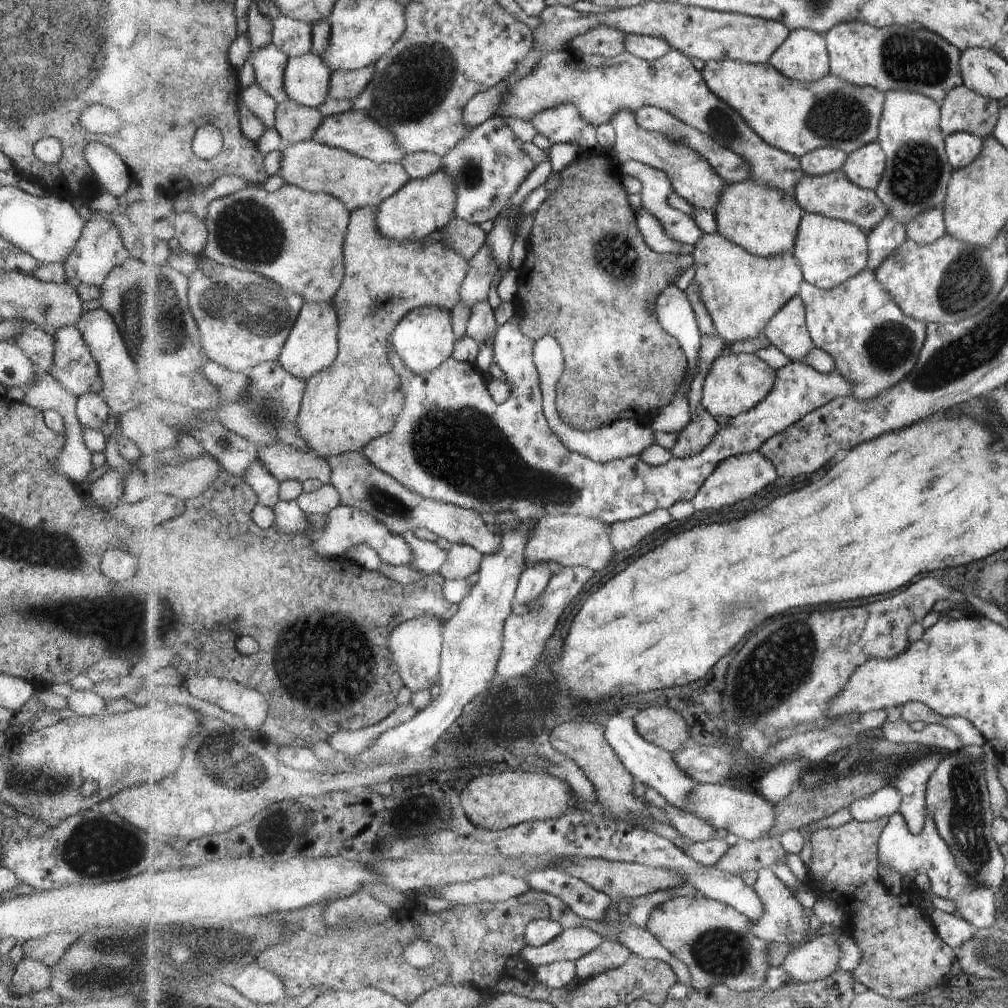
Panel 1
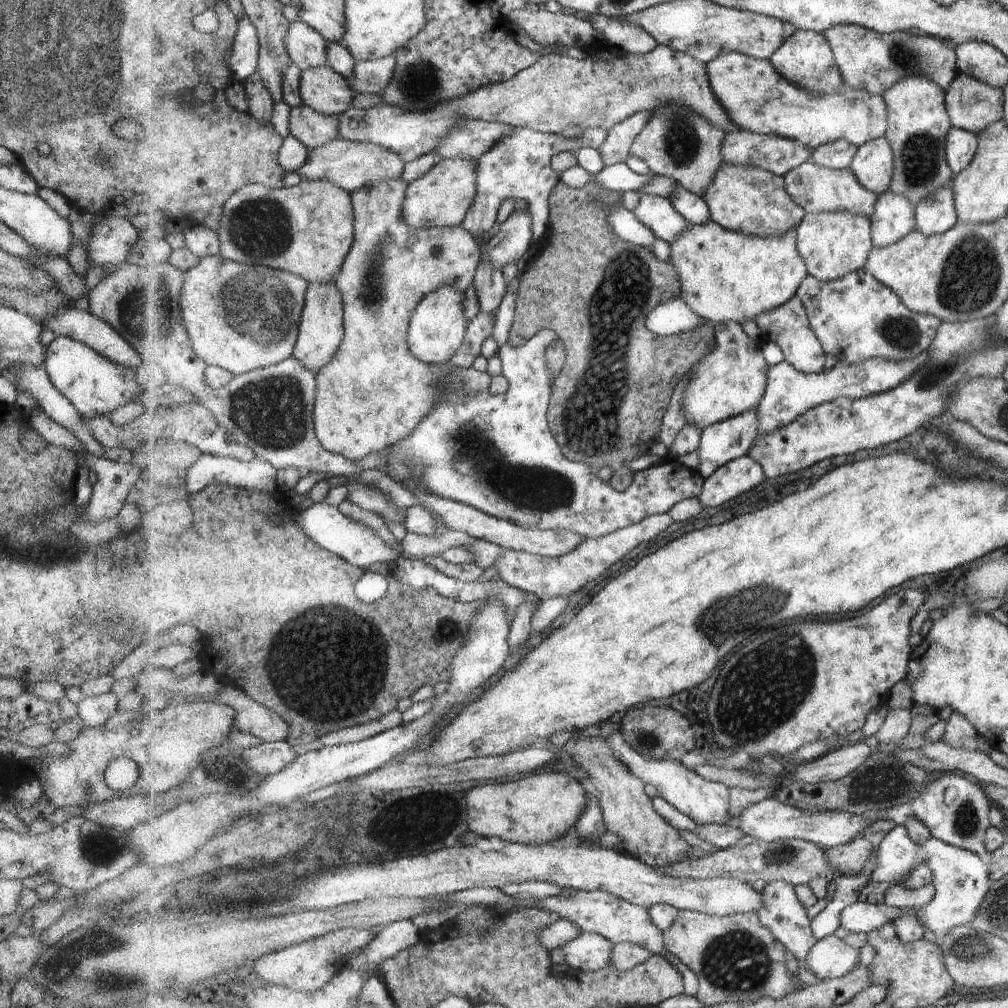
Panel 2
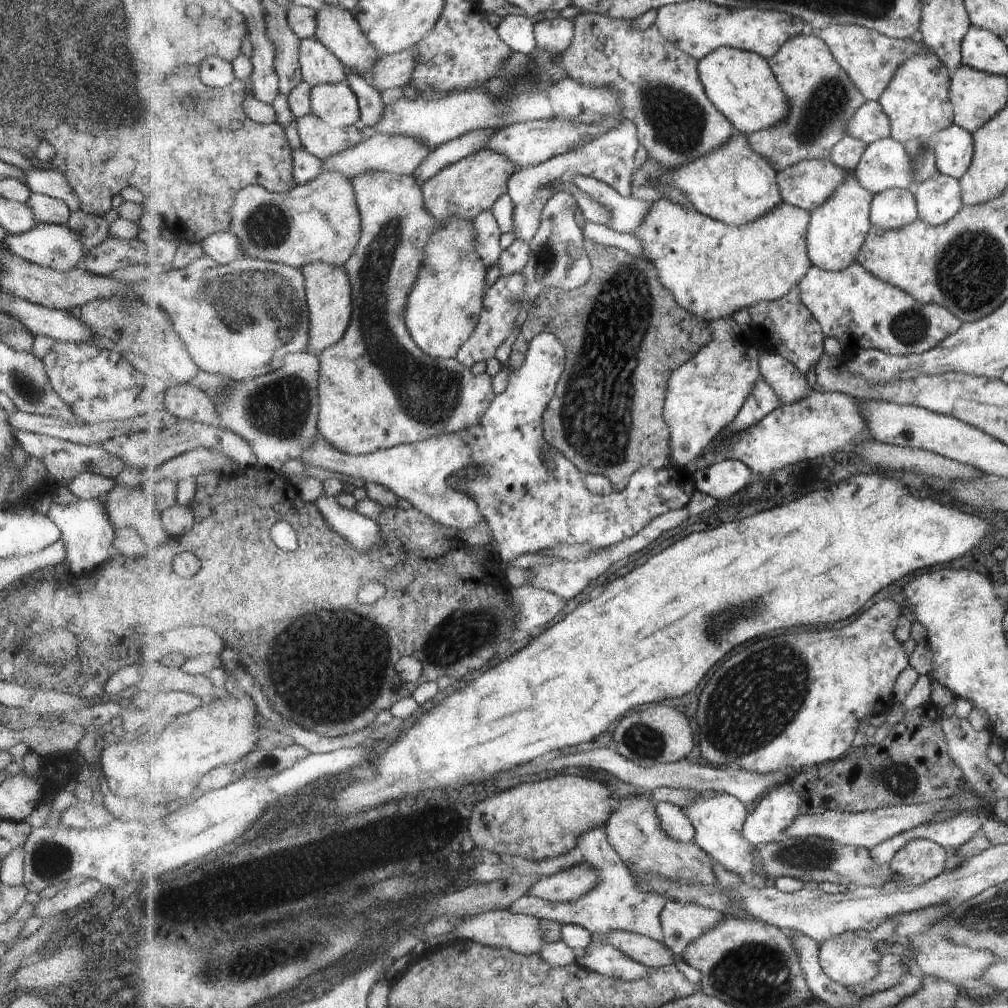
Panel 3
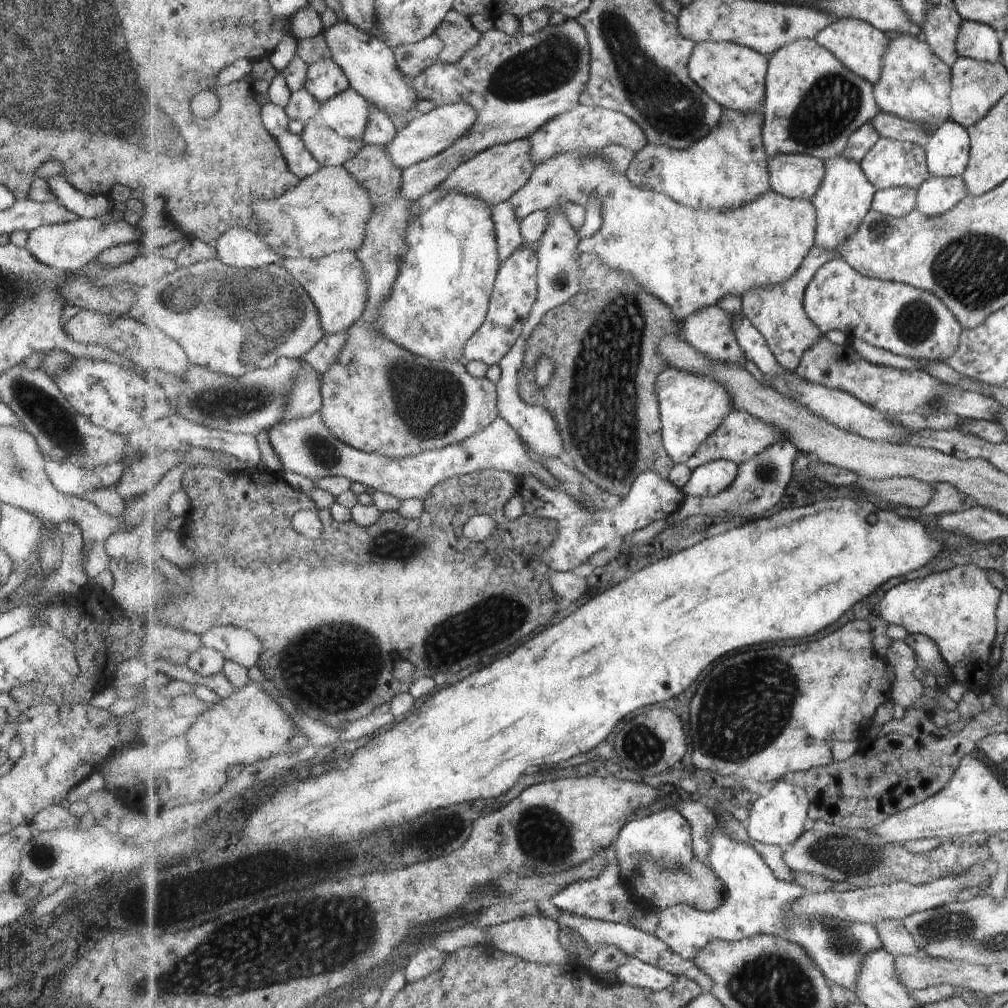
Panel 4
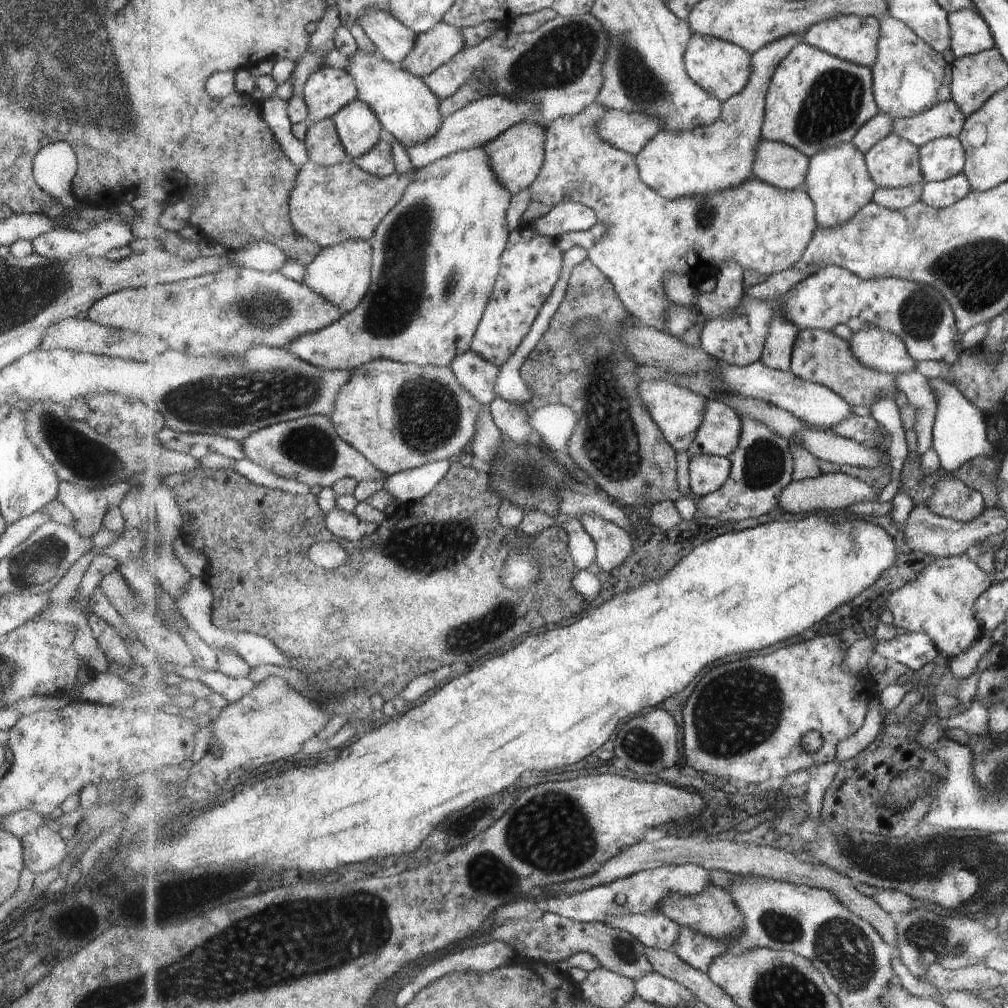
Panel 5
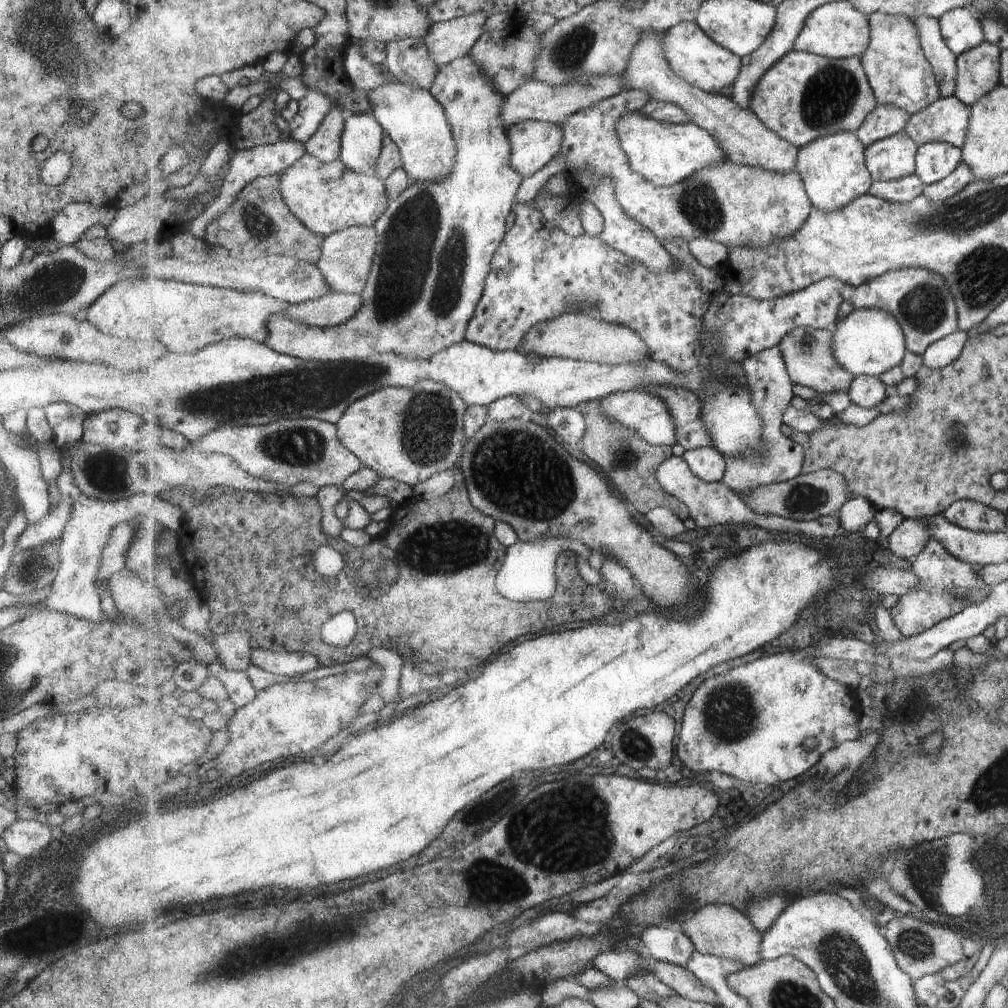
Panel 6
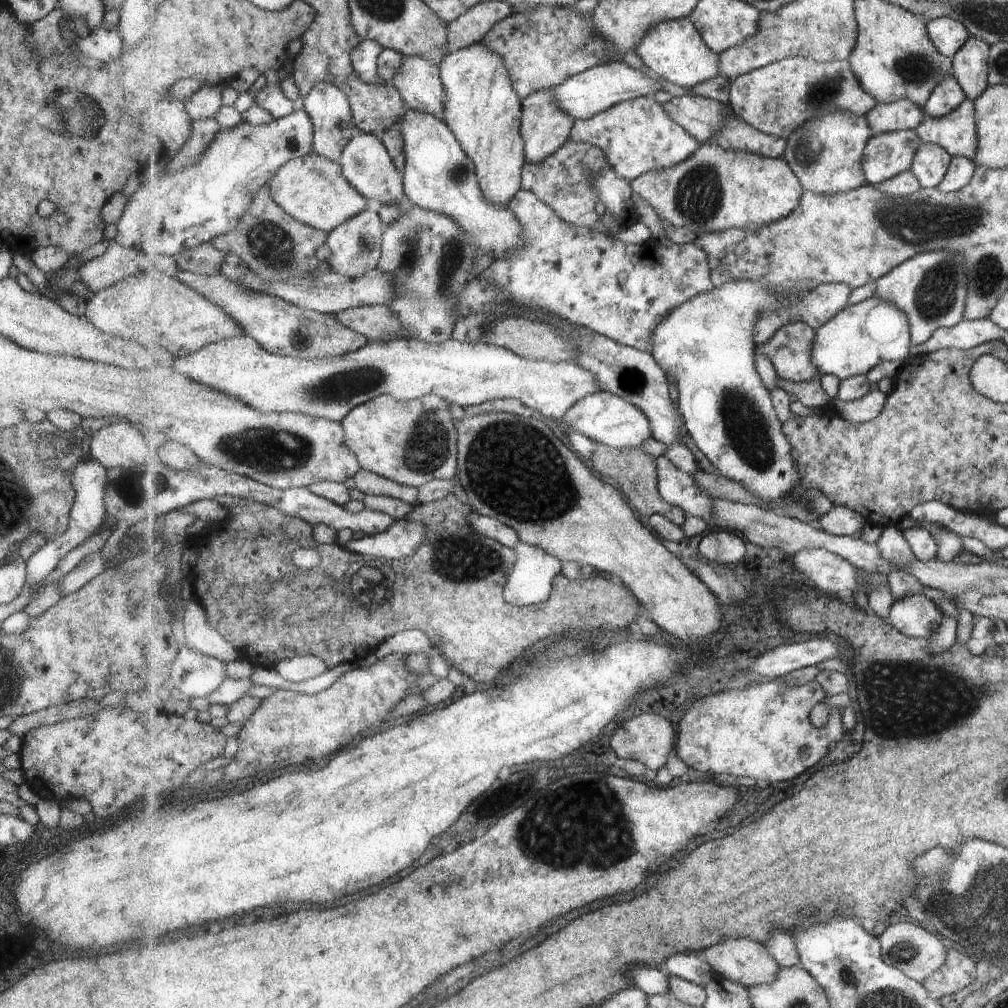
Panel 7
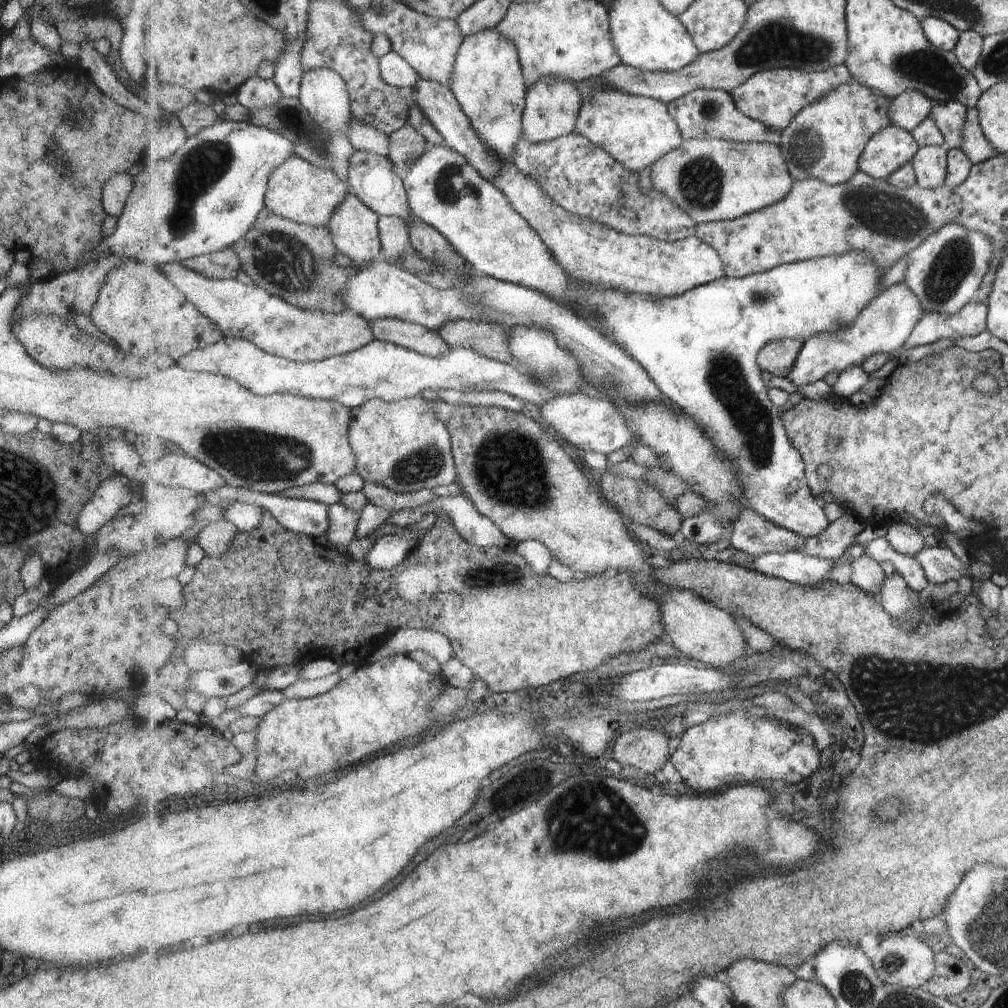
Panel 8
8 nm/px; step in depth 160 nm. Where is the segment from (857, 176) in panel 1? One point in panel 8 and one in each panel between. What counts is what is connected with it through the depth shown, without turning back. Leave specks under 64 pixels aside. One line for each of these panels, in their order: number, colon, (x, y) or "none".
2: (873, 165)
3: (886, 165)
4: (890, 164)
5: (894, 162)
6: (893, 158)
7: (887, 155)
8: (891, 149)

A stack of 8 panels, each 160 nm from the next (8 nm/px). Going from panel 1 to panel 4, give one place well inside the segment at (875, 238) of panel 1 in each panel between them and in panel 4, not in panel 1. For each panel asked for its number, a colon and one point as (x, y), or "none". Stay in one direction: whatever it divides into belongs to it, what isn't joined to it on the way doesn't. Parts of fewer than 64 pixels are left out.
2: (894, 218)
3: (894, 209)
4: (898, 202)

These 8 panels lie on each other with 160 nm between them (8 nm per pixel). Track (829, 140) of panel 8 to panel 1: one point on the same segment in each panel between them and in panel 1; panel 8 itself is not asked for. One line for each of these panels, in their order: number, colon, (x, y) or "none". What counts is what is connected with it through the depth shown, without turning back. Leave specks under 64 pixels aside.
1: (830, 251)
2: (833, 244)
3: (837, 231)
4: (846, 195)
5: (838, 182)
6: (834, 169)
7: (827, 152)

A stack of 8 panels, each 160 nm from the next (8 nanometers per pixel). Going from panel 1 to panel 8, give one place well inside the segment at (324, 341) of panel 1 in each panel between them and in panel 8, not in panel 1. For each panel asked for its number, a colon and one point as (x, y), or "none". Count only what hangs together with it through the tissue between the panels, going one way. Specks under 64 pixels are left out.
2: (322, 331)
3: (328, 291)
4: (338, 283)
5: (342, 274)
6: (348, 255)
7: (356, 245)
8: (355, 228)

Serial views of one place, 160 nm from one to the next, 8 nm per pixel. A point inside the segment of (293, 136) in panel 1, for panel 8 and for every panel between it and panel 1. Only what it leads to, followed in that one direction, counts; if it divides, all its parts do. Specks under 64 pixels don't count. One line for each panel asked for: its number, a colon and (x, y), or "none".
2: (314, 129)
3: (319, 138)
4: (331, 149)
5: (322, 140)
6: (326, 144)
7: (329, 107)
8: (326, 96)

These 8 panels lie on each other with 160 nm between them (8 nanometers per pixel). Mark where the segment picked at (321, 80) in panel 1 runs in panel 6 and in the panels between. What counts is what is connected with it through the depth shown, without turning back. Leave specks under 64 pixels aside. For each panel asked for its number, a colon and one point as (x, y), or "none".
2: (322, 88)
3: (336, 103)
4: (348, 113)
5: (360, 131)
6: (362, 143)

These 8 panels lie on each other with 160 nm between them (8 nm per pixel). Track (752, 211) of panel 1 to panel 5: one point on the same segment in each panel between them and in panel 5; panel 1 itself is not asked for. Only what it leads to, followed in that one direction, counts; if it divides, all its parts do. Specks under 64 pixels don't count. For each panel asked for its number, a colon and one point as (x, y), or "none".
2: (745, 199)
3: (734, 185)
4: (728, 168)
5: (717, 157)

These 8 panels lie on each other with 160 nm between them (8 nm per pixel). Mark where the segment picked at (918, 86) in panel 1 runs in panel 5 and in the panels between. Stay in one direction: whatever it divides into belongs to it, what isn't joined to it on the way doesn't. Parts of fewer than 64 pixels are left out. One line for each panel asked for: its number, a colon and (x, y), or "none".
2: (870, 61)
3: (871, 59)
4: (861, 46)
5: (853, 38)

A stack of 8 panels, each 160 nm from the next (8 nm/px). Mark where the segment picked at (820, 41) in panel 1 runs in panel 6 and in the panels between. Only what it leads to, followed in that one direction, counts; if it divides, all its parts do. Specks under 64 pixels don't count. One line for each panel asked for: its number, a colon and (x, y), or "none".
2: (807, 60)
3: (823, 99)
4: (814, 102)
5: (816, 102)
6: (804, 96)

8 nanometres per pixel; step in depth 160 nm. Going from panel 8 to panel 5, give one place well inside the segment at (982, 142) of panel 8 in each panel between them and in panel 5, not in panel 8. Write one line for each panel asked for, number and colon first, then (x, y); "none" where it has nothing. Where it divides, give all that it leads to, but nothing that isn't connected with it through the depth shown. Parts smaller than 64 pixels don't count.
5: (945, 119)
6: (947, 120)
7: (956, 132)

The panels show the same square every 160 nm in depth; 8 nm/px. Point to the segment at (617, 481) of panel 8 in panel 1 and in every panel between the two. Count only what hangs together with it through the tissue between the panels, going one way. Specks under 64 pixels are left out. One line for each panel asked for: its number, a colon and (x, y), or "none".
1: (592, 281)
2: (594, 290)
3: (624, 330)
4: (604, 342)
5: (616, 441)
6: (631, 463)
7: (635, 471)

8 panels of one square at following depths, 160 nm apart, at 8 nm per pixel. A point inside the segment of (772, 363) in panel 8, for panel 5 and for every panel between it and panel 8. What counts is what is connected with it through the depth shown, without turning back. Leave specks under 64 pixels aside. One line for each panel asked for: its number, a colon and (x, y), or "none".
5: (820, 356)
6: (808, 354)
7: (790, 350)

